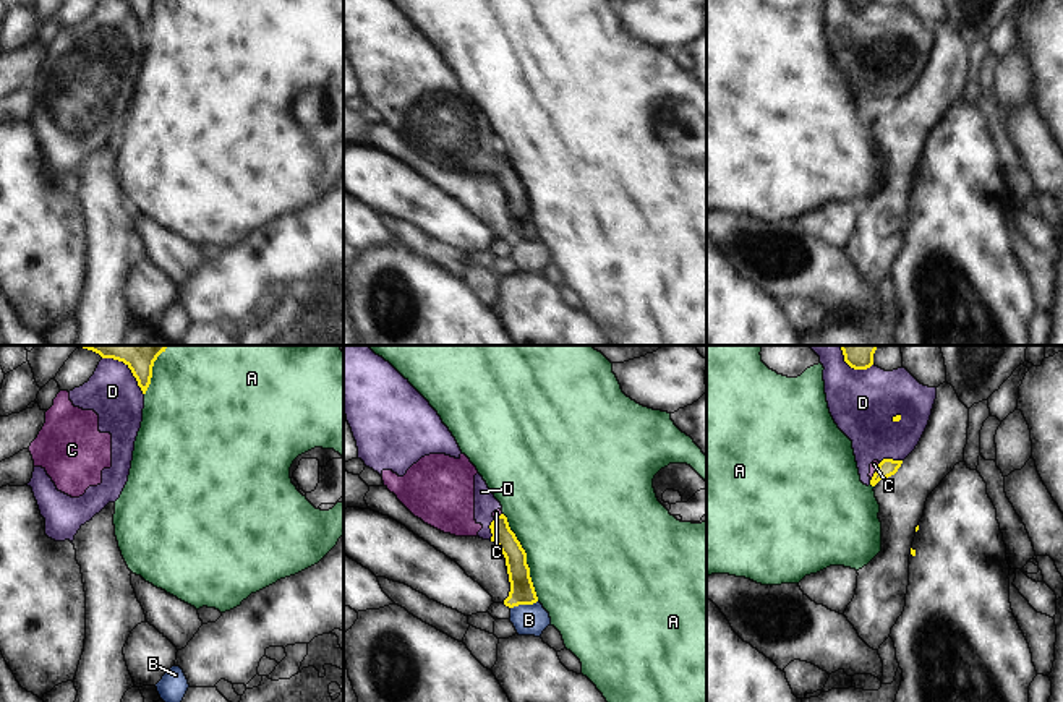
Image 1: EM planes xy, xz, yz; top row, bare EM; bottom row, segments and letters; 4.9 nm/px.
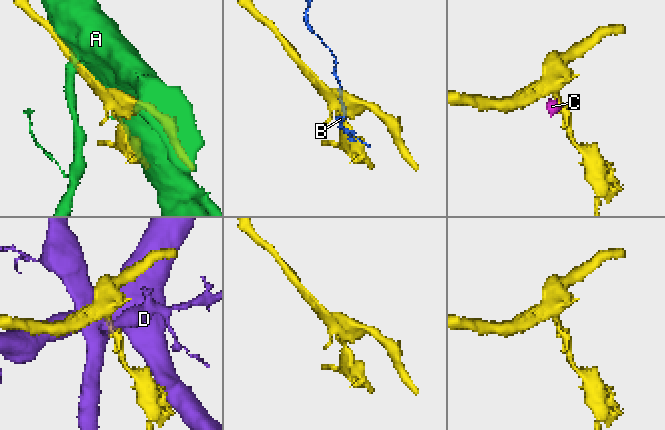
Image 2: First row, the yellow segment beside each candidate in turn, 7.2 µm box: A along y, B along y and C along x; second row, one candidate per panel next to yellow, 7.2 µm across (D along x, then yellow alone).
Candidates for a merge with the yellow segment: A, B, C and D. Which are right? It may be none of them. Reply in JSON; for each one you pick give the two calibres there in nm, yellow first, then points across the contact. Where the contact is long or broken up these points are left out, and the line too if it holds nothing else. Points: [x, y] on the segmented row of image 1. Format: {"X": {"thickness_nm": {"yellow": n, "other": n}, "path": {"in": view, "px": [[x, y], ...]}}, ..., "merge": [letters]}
{"merge": []}

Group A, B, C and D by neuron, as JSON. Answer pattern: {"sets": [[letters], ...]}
{"sets": [["A"], ["B"], ["C", "D"]]}

